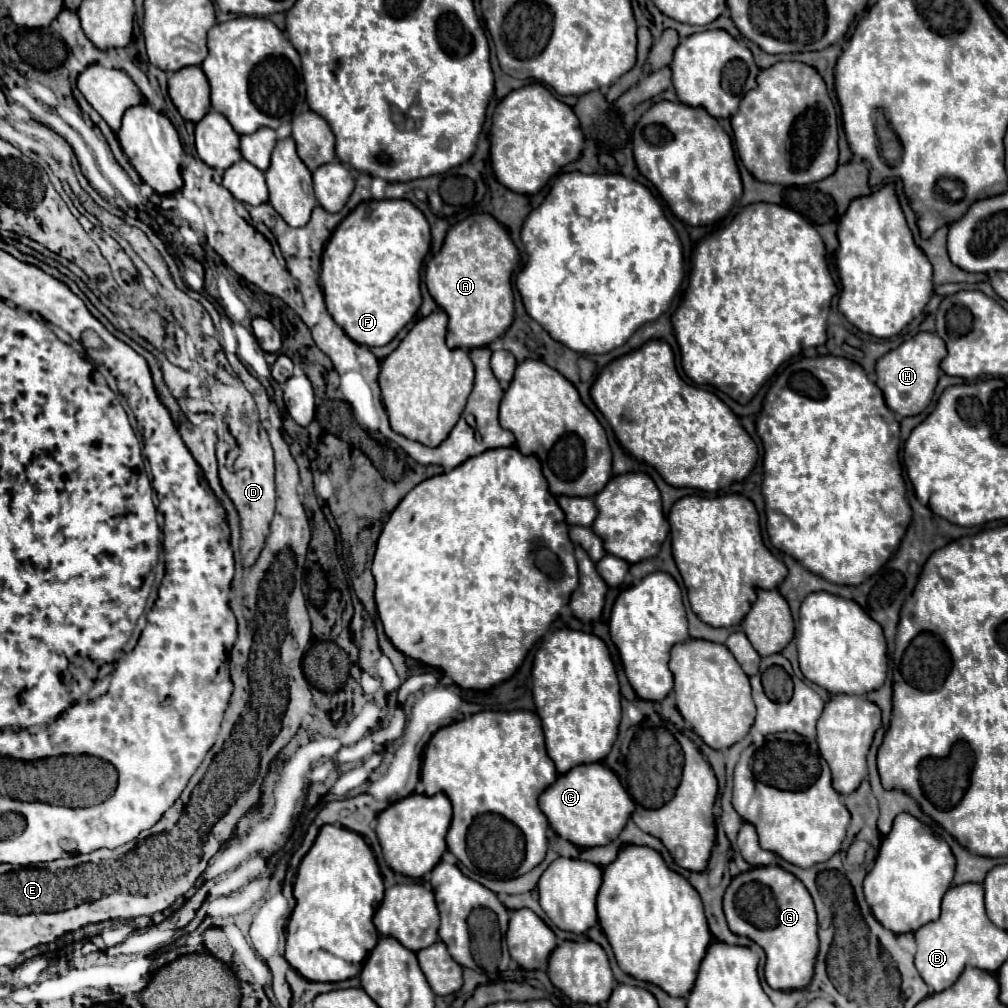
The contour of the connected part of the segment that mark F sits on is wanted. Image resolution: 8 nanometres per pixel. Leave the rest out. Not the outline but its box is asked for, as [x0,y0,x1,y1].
[321,200,431,346]

